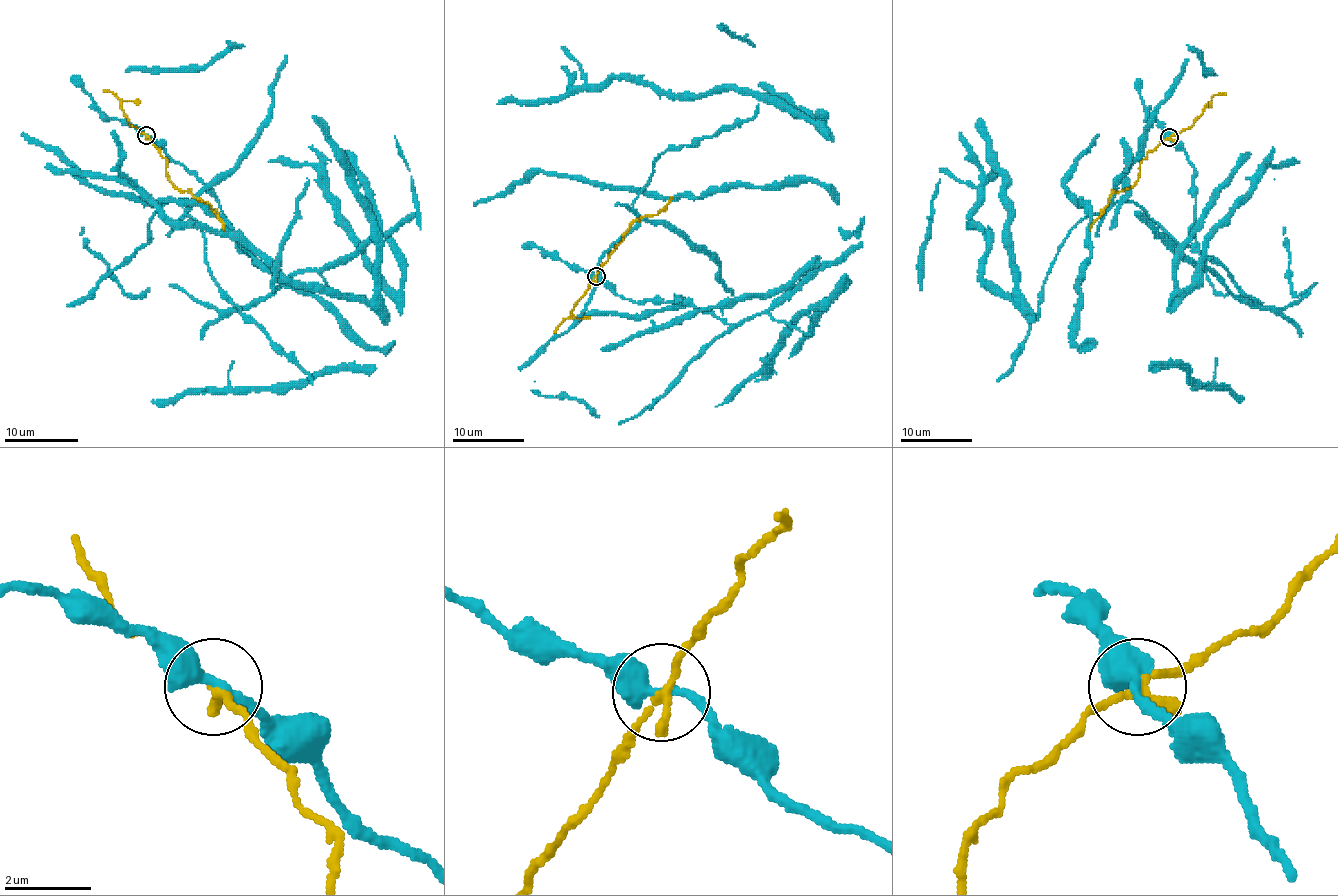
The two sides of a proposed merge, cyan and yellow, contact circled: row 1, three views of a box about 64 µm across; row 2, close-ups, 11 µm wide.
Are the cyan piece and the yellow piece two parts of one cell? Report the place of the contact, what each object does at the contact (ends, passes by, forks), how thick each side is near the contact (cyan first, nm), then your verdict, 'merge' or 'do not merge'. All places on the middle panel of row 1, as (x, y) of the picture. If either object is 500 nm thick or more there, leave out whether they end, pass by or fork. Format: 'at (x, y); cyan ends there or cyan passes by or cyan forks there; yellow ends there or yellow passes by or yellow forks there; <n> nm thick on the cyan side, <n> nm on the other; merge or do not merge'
at (596, 276); cyan passes by; yellow passes by; 360 nm thick on the cyan side, 200 nm on the other; do not merge

